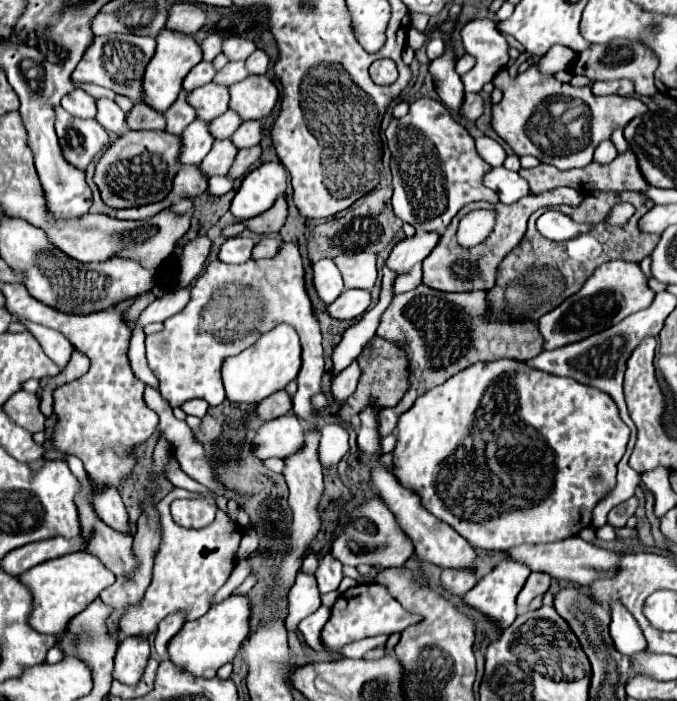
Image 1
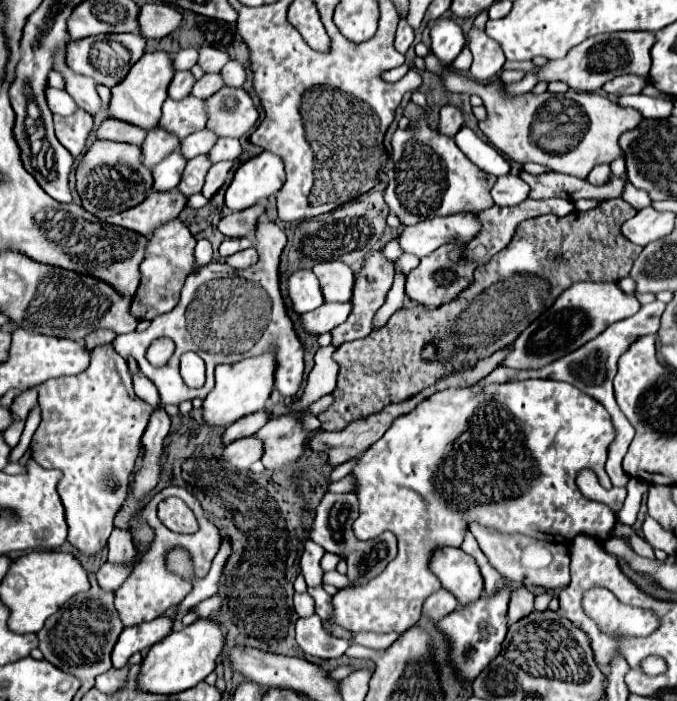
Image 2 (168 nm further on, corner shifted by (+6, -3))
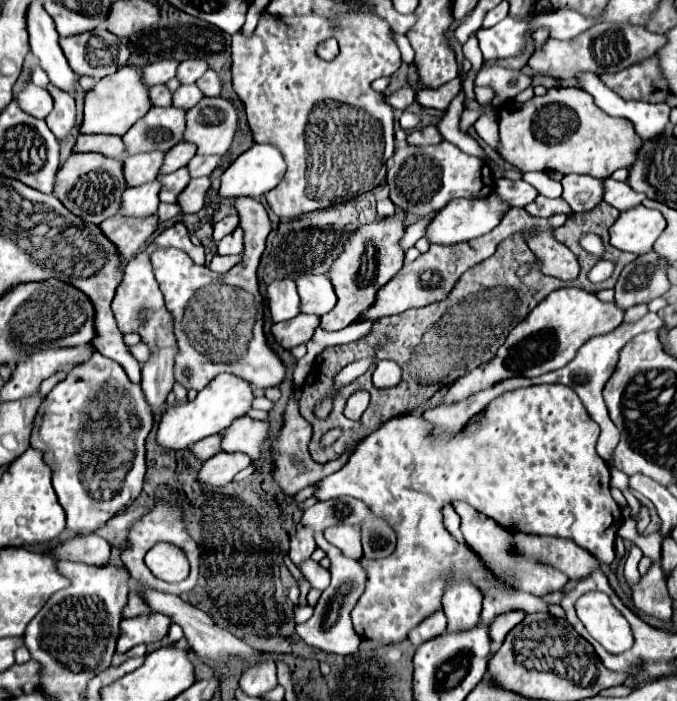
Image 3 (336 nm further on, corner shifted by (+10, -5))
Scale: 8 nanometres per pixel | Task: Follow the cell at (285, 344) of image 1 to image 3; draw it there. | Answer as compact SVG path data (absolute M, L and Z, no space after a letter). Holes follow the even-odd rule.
M220 374L204 390L200 390L192 402L166 408L160 414L156 442L166 450L188 450L194 442L218 434L220 430L228 428L232 420L244 416L252 408L252 398L252 388L246 380L234 374Z

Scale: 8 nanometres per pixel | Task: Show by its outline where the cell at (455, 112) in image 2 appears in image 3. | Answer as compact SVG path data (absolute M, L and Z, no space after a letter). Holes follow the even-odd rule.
M426 126L426 128L420 128L420 130L414 130L408 134L408 140L406 140L410 146L430 146L430 144L438 144L442 142L436 126Z

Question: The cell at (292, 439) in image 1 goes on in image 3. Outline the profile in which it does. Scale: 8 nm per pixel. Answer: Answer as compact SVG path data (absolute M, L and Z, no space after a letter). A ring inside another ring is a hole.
M218 452L216 456L212 456L210 460L206 460L202 464L202 468L198 472L198 482L208 488L222 488L228 482L232 482L236 472L244 470L250 464L252 464L252 460L248 458L248 454Z

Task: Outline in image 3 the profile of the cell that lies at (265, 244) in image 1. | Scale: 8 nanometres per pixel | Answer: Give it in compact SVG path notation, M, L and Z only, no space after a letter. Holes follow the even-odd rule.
M216 254L210 262L210 268L216 272L216 274L224 274L228 272L232 266L236 266L240 262L240 256L220 256Z

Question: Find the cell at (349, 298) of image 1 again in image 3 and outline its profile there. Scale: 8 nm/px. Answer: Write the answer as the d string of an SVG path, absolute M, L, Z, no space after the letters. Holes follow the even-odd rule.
M298 314L296 318L292 320L286 320L286 322L278 322L272 326L272 336L274 340L286 348L286 350L292 350L294 346L300 346L300 344L306 344L316 326L320 324L320 318L318 316L308 316L308 314Z

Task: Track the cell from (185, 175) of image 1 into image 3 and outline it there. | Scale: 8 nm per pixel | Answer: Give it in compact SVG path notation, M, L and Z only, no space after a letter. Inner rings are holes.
M112 216L100 224L102 234L120 250L122 264L128 262L150 238L150 234L156 230L158 218L124 218L124 216Z

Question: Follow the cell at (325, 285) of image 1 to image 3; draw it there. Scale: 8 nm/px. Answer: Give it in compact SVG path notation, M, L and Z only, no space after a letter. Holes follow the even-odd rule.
M290 278L274 280L266 286L268 310L272 322L284 322L300 314L300 296L296 292L296 284Z

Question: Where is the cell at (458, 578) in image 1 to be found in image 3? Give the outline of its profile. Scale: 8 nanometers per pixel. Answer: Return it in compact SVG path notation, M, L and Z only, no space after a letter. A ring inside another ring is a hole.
M438 610L438 612L434 612L432 616L428 616L422 624L418 624L418 626L410 632L408 640L410 640L412 646L416 648L416 646L420 646L420 642L444 634L444 630L446 630L446 616L444 616L442 610Z

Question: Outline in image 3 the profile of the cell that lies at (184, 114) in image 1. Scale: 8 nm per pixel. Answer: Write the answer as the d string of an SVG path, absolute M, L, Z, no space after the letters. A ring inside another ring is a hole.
M150 152L150 154L136 154L124 160L124 178L128 180L128 188L142 186L144 182L152 182L158 176L162 166L164 152Z

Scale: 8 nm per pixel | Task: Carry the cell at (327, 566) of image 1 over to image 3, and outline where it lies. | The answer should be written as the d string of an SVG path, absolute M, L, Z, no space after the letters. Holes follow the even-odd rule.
M300 528L292 538L290 538L290 560L294 564L300 564L304 560L310 558L310 554L314 552L316 542L314 542L314 534L310 528Z

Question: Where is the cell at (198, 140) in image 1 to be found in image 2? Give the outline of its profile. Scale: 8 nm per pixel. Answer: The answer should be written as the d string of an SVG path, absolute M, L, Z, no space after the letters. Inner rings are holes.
M180 150L168 154L152 170L152 174L154 174L154 190L160 190L160 192L174 190L180 184L180 176L182 176L184 168L186 168L186 160L184 160Z

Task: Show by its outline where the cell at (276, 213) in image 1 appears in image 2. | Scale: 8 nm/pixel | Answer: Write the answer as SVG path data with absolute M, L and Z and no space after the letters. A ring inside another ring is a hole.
M266 202L256 204L254 208L246 208L242 212L234 212L224 216L218 222L218 230L228 238L242 238L256 232L256 222L266 212Z

